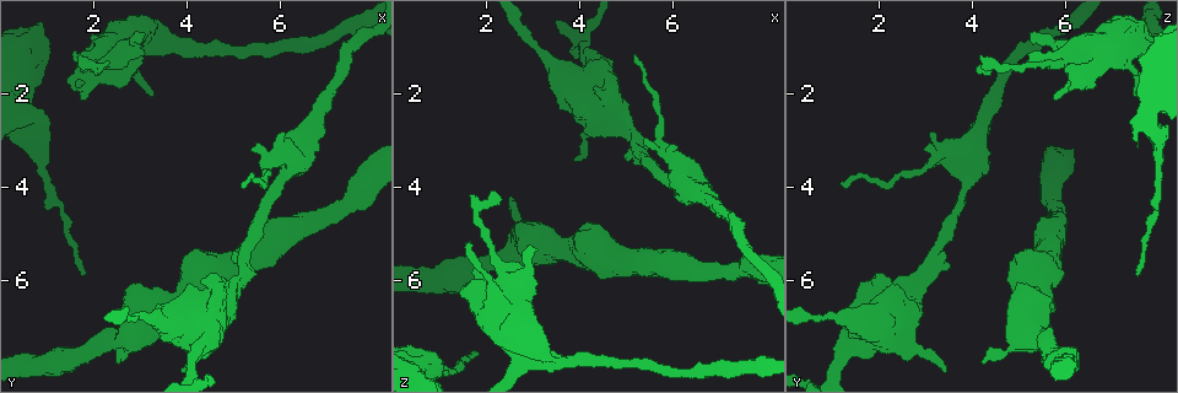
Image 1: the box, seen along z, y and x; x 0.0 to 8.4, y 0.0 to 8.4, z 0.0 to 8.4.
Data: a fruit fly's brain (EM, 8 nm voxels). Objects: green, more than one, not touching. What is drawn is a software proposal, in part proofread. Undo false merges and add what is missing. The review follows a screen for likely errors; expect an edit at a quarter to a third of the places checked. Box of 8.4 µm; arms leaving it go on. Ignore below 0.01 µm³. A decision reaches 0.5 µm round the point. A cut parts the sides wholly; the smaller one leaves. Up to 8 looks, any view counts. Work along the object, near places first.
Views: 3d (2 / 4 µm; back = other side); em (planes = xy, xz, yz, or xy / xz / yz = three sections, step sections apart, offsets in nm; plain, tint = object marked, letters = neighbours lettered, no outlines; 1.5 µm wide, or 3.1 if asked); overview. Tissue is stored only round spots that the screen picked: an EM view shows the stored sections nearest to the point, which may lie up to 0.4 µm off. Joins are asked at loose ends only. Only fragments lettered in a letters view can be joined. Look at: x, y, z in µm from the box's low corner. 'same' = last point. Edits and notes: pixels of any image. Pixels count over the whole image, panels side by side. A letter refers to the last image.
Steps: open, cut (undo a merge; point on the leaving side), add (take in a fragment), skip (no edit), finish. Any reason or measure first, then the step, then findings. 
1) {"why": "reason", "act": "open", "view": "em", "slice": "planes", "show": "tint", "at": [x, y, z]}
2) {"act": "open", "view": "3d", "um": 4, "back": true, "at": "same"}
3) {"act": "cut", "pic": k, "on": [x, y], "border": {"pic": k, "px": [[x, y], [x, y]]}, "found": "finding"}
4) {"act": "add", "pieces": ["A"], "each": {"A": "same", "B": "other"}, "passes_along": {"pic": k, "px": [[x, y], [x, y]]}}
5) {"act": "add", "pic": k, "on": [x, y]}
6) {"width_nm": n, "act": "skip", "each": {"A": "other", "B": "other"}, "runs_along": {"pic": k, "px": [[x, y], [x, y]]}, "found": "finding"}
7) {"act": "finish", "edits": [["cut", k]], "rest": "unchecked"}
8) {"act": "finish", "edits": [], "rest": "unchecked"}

{"why": "abrupt turn", "act": "open", "view": "3d", "um": 4, "at": [1.75, 1.35, 4.50]}

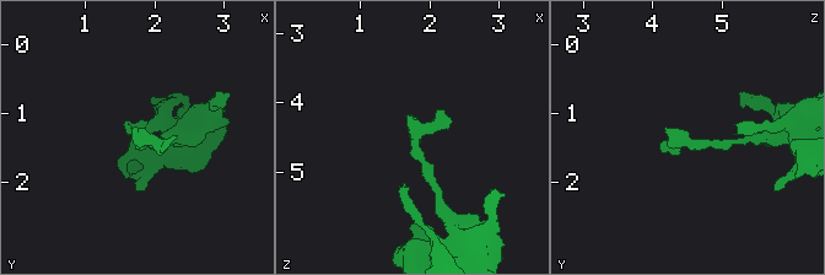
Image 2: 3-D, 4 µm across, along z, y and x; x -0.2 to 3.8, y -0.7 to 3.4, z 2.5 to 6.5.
{"act": "open", "view": "em", "slice": "planes", "show": "letters", "at": [1.80, 1.35, 4.50]}

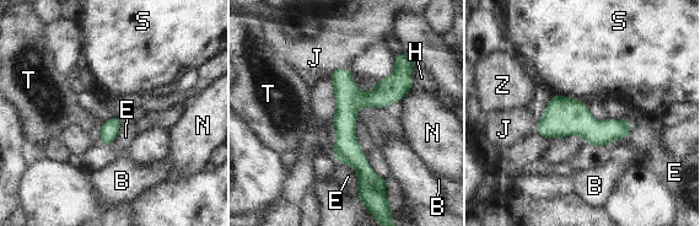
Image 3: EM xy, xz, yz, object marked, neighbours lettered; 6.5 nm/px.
{"width_nm": 60, "act": "skip", "each": {"B": "other", "E": "other", "H": "other", "J": "other", "N": "other", "S": "other", "T": "other", "Z": "other"}, "runs_along": {"pic": 3, "px": [[397, 63], [397, 76], [346, 114], [360, 186]]}, "found": "continuous, no second neuron"}

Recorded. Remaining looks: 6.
{"why": "free end", "act": "open", "view": "3d", "um": 2, "at": [2.55, 7.70, 4.15]}

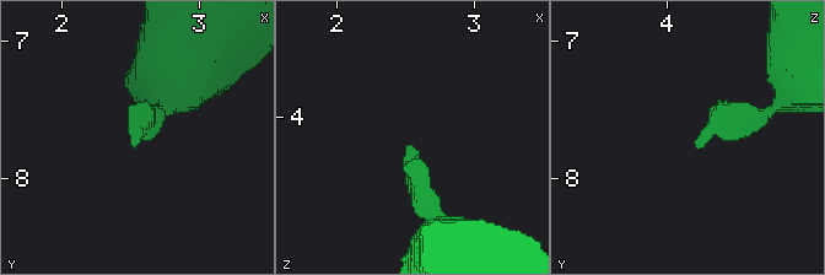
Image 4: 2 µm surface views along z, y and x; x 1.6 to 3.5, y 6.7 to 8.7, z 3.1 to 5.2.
{"act": "open", "view": "em", "slice": "yz", "step": 4, "show": "letters", "at": [2.52, 7.74, 4.20]}

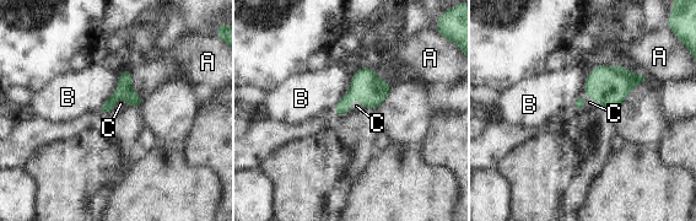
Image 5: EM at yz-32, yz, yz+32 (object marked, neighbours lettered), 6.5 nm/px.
{"act": "open", "view": "em", "slice": "planes", "show": "letters", "at": "same"}

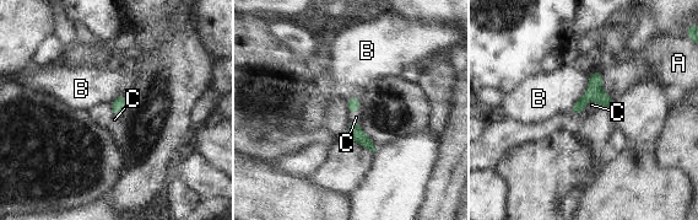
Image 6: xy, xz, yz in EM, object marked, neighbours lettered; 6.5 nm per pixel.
{"act": "add", "pieces": ["C"], "each": {"A": "other", "B": "other", "C": "same"}, "passes_along": {"pic": 6, "px": [[353, 103], [360, 108], [356, 117]]}, "found": "it goes on there"}

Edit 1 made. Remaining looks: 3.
{"why": "sudden change in width", "act": "open", "view": "em", "slice": "xy", "step": 4, "show": "plain", "at": [5.10, 6.20, 2.80]}

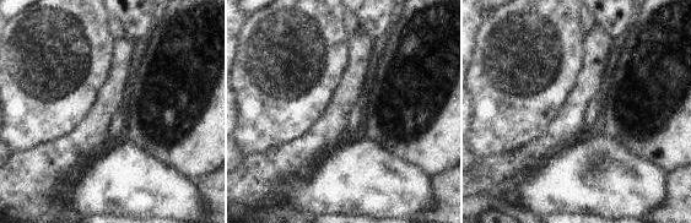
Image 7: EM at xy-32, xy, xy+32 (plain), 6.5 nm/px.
{"why": "what lies round it", "act": "open", "view": "em", "slice": "xy", "step": 4, "show": "letters", "at": "same"}

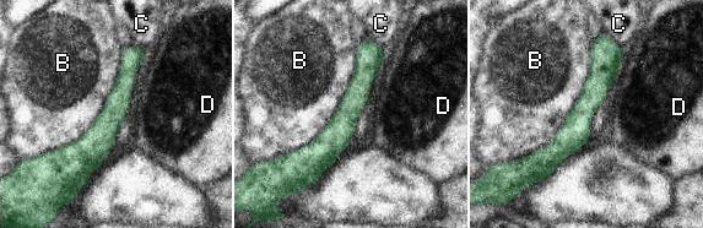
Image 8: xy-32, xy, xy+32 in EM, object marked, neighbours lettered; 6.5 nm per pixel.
{"width_nm": 190, "act": "skip", "each": {"B": "other", "C": "other", "D": "other"}, "found": "all the same neuron"}

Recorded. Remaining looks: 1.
{"act": "finish", "edits": [["add", 6]], "rest": "unchecked"}

